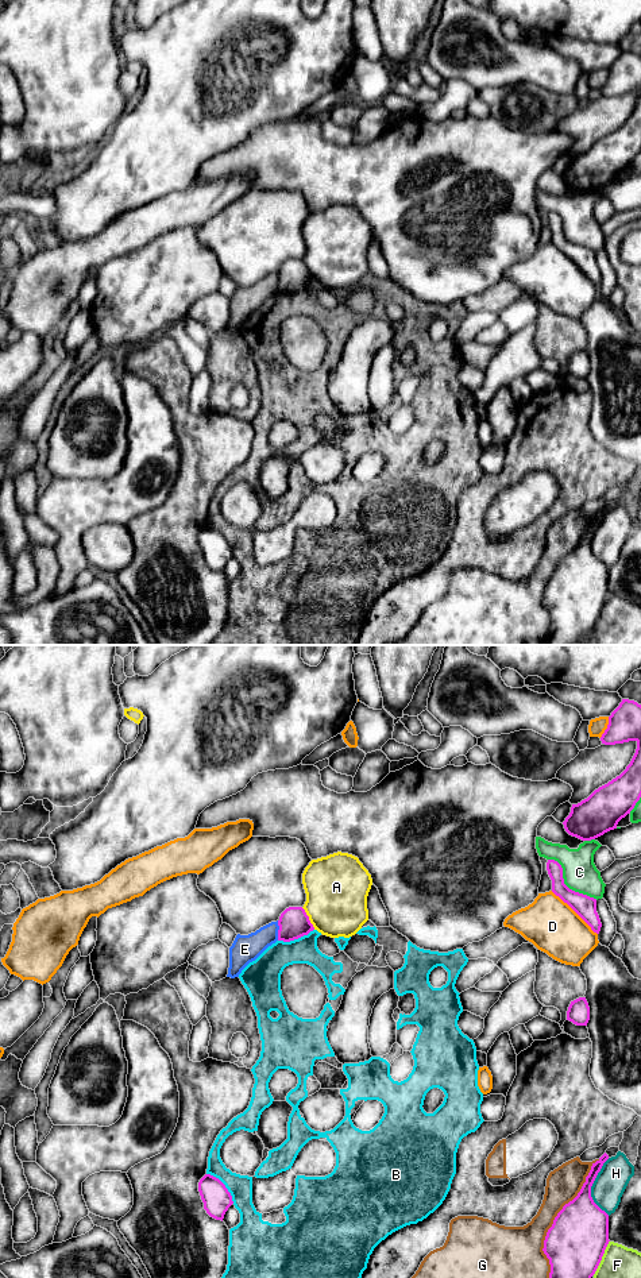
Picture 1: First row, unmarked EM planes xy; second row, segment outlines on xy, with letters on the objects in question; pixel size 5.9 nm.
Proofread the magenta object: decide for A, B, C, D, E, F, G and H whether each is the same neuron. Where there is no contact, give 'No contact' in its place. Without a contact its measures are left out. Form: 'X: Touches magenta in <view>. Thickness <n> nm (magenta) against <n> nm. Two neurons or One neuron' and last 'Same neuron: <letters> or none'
A: Touches magenta in xy. Thickness 180 nm (magenta) against 380 nm. Two neurons
B: Touches magenta in xy. Thickness 170 nm (magenta) against 140 nm. Two neurons
C: Touches magenta in xy. Thickness 130 nm (magenta) against 200 nm. Two neurons
D: Touches magenta in xy. Thickness 130 nm (magenta) against 320 nm. Two neurons
E: Touches magenta in xy. Thickness 180 nm (magenta) against 160 nm. Two neurons
F: Touches magenta in xy. Thickness 360 nm (magenta) against 300 nm. Two neurons
G: Touches magenta in xy. Thickness 360 nm (magenta) against 280 nm. Two neurons
H: Touches magenta in xy. Thickness 300 nm (magenta) against 190 nm. Two neurons
Same neuron: none

